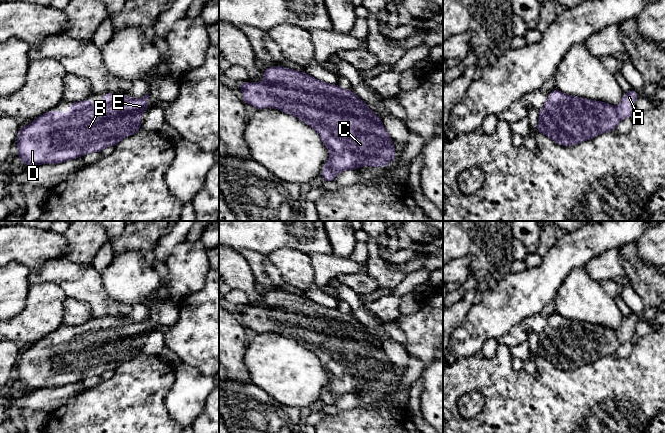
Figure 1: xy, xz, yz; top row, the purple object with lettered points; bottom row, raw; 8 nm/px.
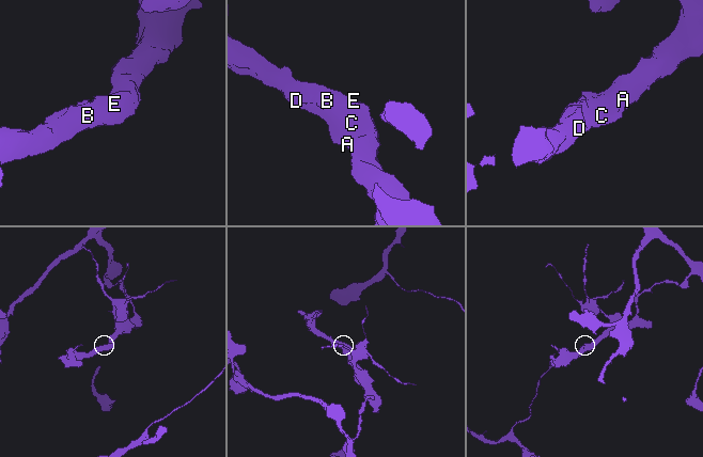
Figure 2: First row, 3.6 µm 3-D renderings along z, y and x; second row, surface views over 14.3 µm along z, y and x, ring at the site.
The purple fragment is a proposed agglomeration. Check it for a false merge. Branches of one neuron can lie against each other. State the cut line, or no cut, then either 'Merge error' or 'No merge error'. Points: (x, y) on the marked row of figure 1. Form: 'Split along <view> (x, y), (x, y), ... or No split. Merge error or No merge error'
No split. No merge error

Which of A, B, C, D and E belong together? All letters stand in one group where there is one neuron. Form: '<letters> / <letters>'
A B C D E

